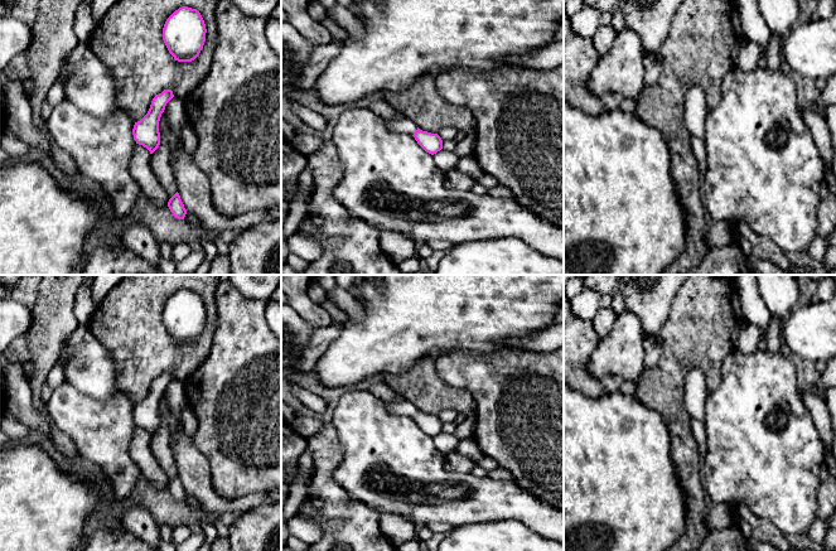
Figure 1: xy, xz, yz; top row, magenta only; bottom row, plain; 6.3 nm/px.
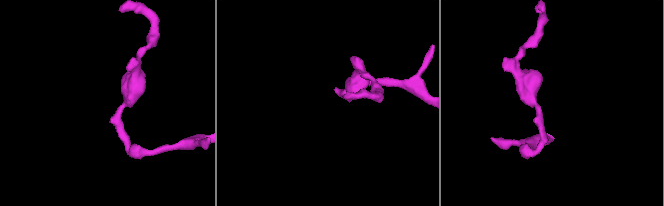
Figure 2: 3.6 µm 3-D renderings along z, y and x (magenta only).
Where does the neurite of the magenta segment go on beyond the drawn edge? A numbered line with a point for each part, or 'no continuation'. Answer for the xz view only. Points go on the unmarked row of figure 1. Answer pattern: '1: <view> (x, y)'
1: xz (400, 406)

